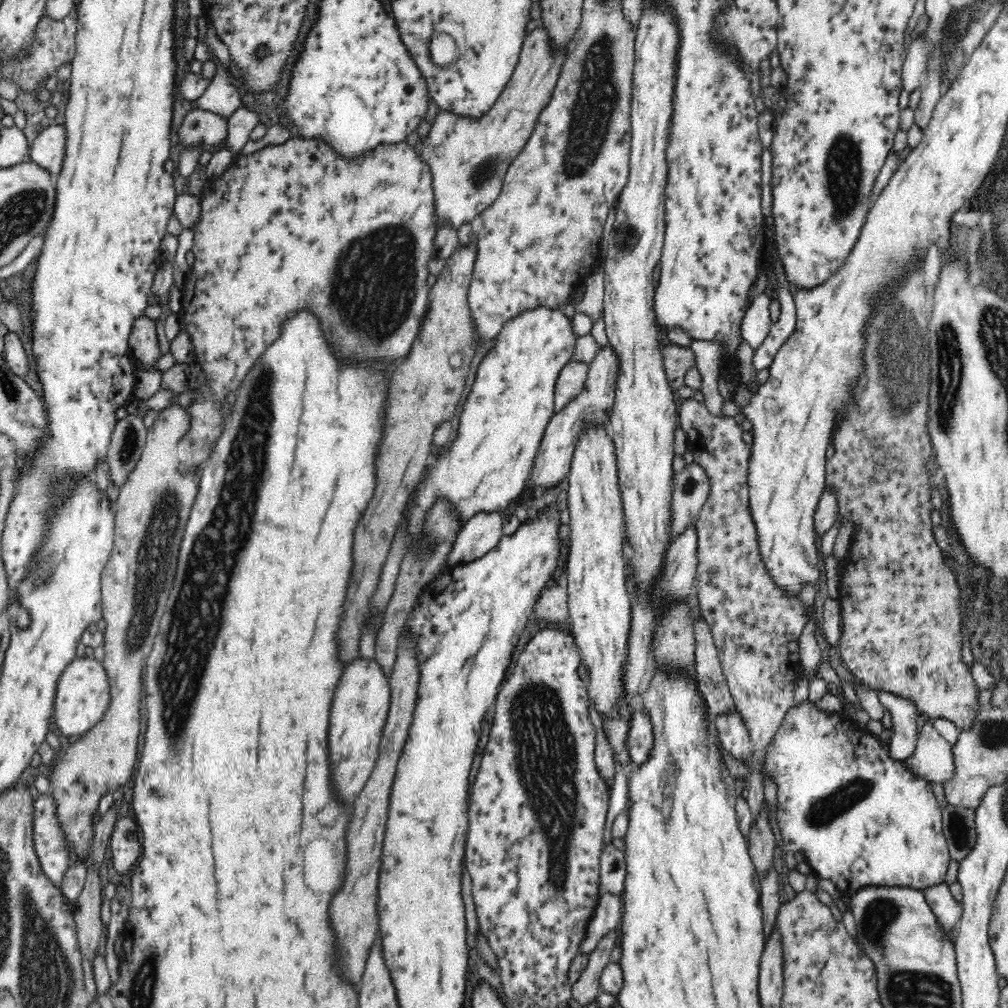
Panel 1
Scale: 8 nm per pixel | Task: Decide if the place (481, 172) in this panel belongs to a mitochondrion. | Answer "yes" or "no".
yes

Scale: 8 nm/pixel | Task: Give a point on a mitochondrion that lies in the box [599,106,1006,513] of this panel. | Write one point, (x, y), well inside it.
(900, 403)

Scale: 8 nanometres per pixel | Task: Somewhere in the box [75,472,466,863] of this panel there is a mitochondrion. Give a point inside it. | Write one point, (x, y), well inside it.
(154, 556)

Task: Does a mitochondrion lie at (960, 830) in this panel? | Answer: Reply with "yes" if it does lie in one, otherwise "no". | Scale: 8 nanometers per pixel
yes

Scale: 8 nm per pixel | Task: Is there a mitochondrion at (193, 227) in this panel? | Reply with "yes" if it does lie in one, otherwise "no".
no

